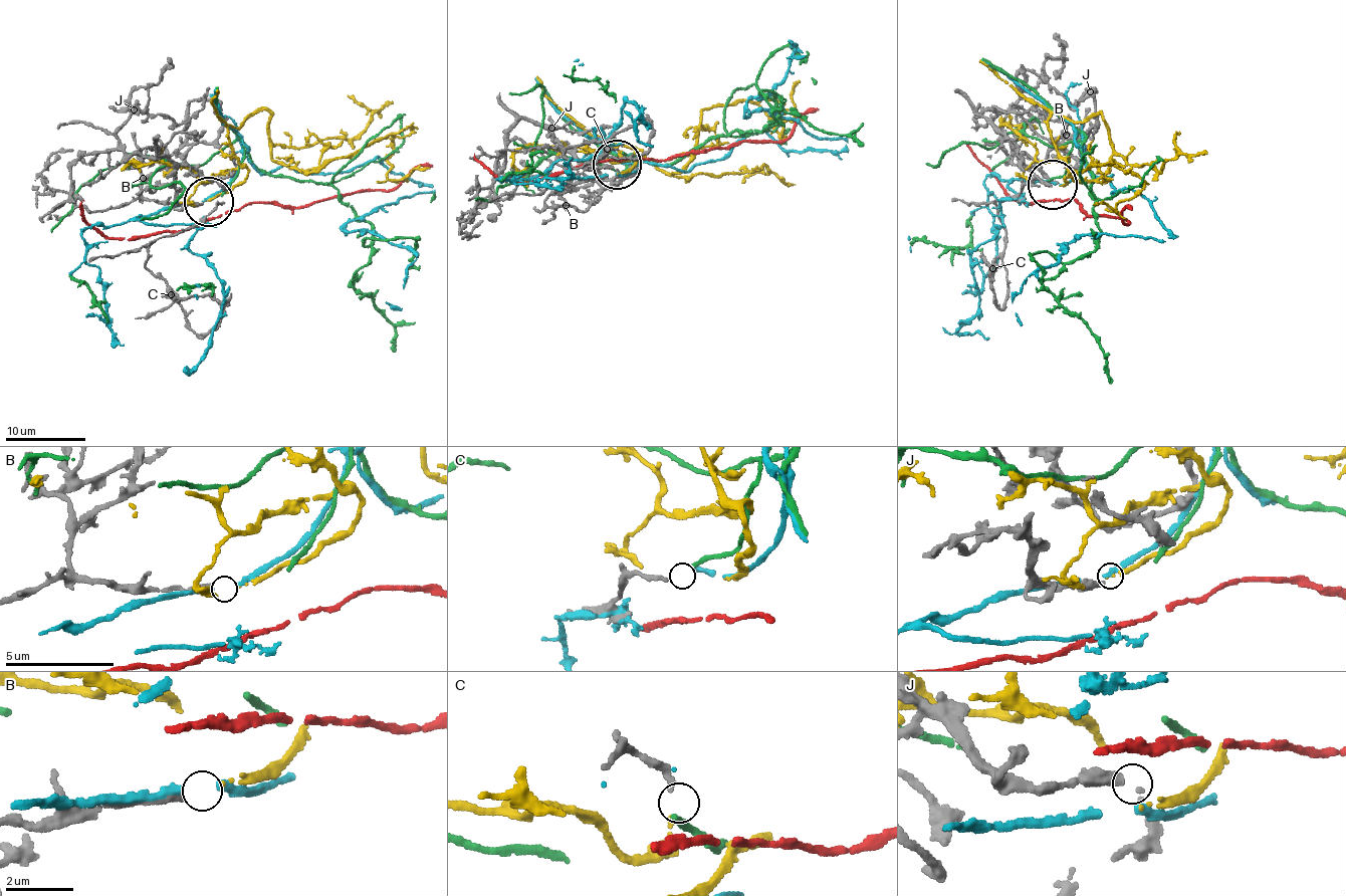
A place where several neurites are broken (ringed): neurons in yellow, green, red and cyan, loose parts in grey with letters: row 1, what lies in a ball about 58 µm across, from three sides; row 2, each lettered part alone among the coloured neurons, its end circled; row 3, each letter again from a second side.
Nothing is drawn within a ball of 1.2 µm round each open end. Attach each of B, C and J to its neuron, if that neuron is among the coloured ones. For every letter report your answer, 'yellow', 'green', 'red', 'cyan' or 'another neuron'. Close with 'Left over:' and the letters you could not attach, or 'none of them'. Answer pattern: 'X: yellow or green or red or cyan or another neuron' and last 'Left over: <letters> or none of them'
B: yellow
C: green
J: another neuron
Left over: J

